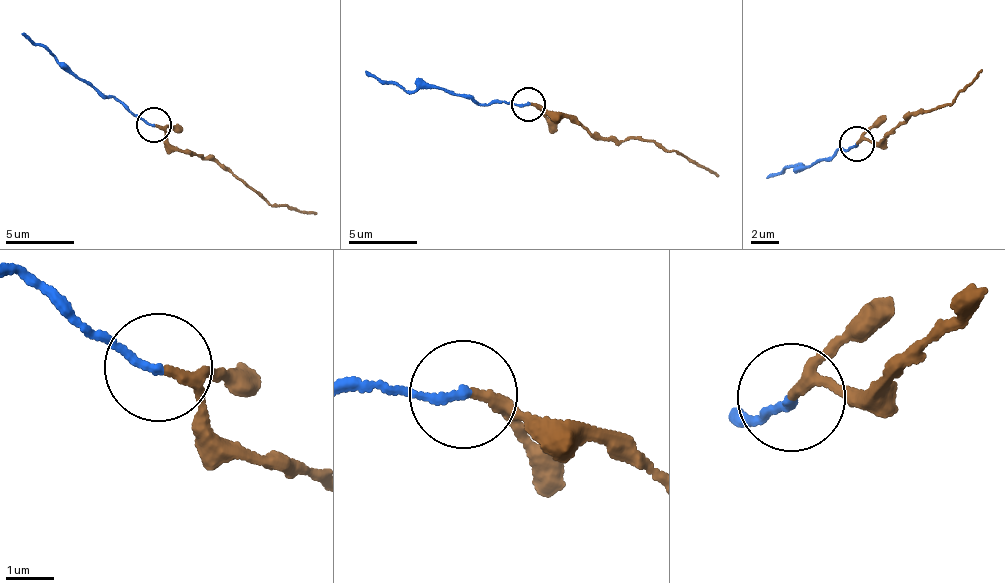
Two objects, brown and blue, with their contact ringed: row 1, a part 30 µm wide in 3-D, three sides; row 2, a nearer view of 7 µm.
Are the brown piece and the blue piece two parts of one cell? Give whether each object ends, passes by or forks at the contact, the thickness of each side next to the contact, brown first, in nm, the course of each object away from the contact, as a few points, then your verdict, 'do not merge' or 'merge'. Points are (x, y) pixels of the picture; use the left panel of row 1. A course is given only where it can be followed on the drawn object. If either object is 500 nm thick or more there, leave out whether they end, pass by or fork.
brown passes by; blue ends; calibres 180 and 170 nm; course brown (154, 123), (164, 126), (173, 149), (219, 161), (266, 201), (316, 211); course blue (154, 123), (131, 116), (116, 100), (68, 75), (22, 33); do not merge

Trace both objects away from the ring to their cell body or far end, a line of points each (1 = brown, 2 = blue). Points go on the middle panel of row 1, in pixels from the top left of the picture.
1: (529, 104), (605, 139), (633, 138), (669, 150), (716, 176)
2: (529, 104), (484, 105), (428, 85), (410, 91), (365, 71)

